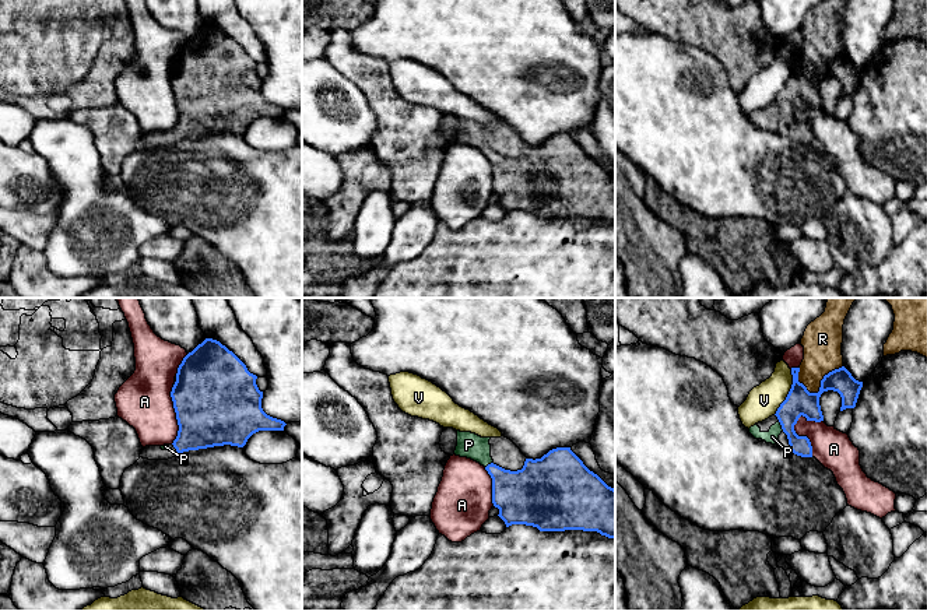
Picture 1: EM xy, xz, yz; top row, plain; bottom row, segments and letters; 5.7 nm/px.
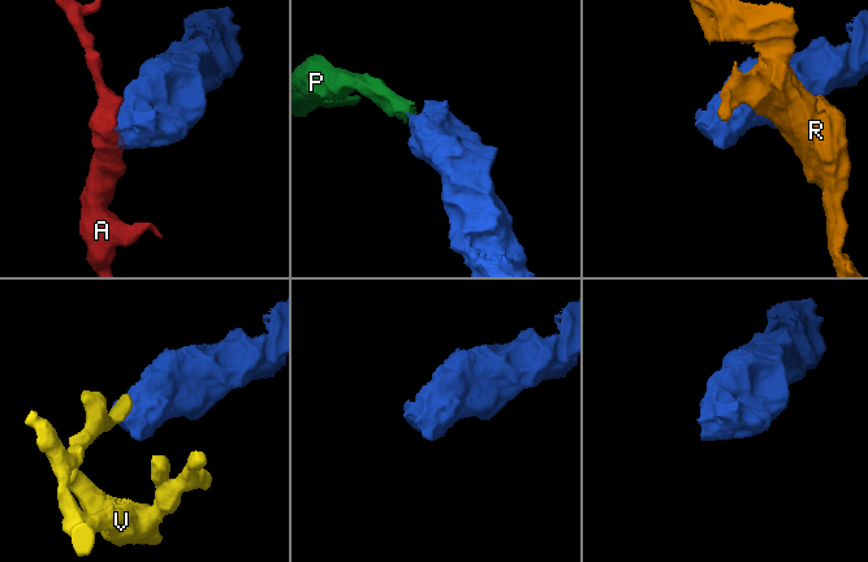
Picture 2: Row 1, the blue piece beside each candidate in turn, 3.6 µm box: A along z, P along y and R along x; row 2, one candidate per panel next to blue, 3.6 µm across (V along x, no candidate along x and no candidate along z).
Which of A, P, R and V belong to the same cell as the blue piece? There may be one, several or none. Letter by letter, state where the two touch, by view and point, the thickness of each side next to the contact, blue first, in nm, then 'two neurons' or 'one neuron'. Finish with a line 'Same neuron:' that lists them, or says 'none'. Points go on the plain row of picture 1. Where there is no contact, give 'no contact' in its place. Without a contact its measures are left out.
A: yz (801, 123) | 160/220 nm | two neurons
P: yz (780, 111) | 160/80 nm | one neuron
R: yz (821, 72) | 160/220 nm | two neurons
V: yz (789, 78) | 160/190 nm | two neurons
Same neuron: P

